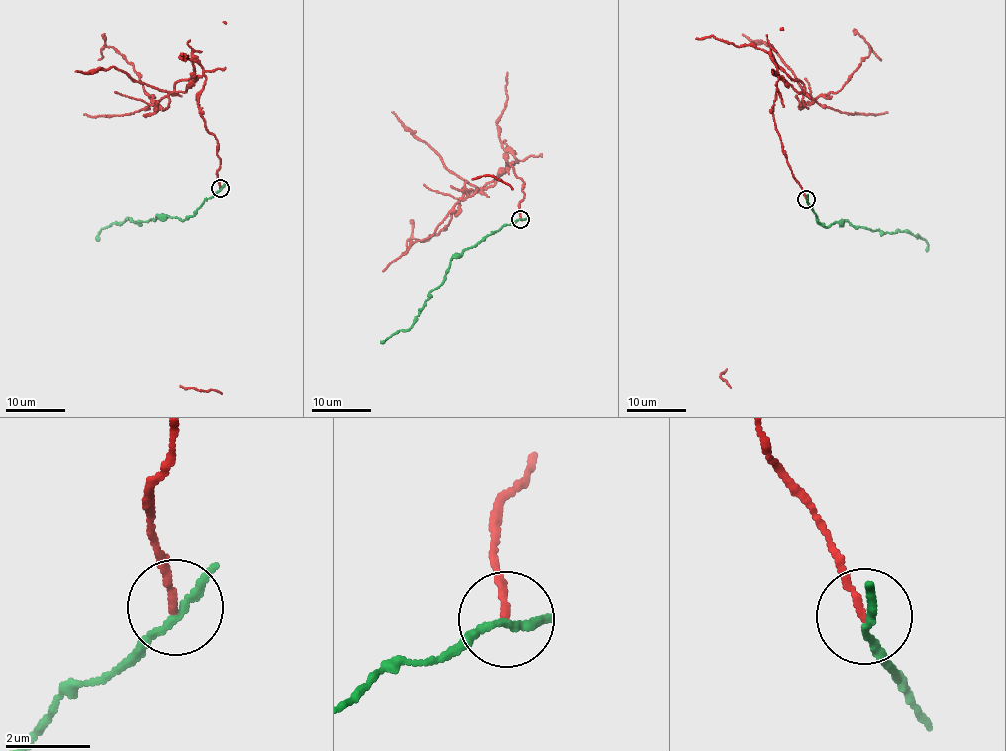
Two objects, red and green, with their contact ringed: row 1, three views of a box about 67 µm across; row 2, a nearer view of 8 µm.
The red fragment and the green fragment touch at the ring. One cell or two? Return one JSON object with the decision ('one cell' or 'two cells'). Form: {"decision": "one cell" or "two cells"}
{"decision": "two cells"}

